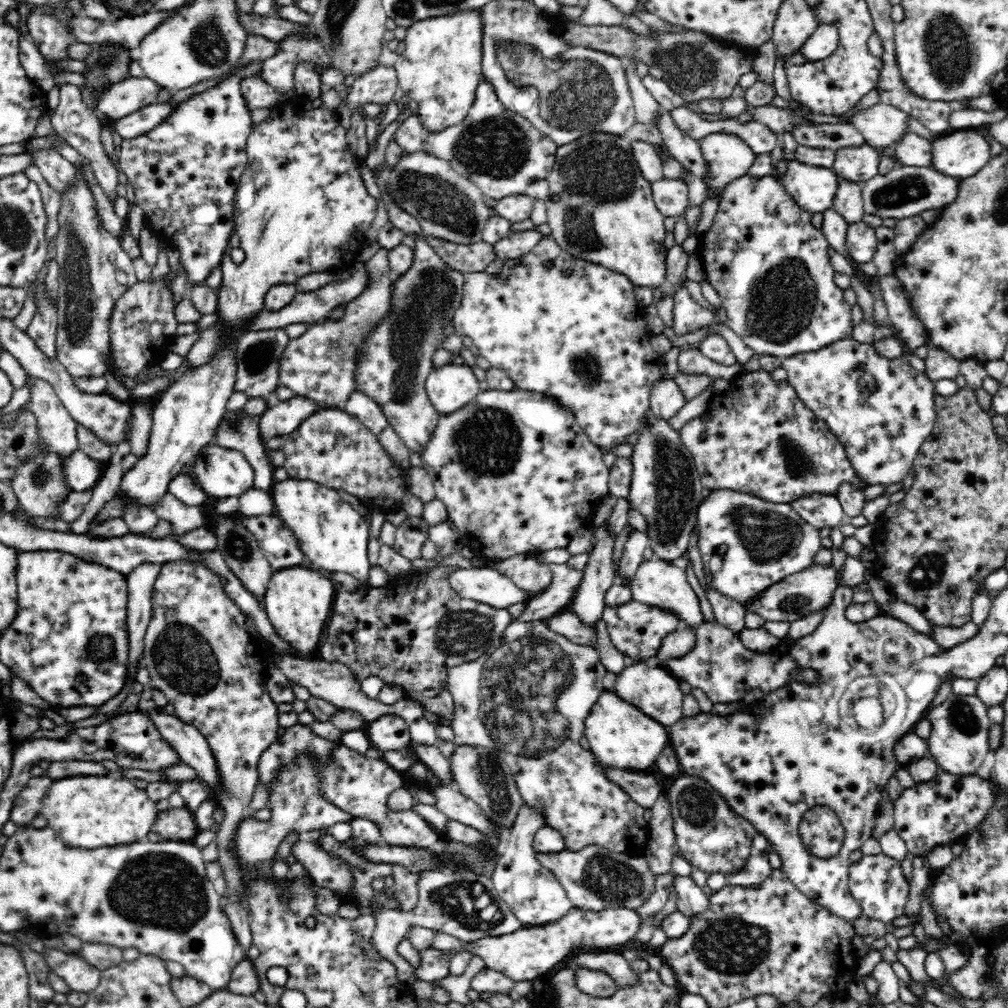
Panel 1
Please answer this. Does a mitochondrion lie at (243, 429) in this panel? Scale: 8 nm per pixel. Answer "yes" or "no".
yes

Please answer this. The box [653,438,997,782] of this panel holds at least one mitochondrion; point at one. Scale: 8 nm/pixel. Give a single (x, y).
(768, 536)

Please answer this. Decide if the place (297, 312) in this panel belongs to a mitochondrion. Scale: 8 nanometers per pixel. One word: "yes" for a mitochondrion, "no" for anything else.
no

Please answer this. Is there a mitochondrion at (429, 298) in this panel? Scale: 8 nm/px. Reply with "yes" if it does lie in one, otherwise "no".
yes

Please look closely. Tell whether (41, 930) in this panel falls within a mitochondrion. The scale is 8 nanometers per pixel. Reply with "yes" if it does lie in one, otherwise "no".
no

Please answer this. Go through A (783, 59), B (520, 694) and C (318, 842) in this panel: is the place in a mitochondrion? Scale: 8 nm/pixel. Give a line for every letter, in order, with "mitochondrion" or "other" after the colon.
A: other
B: mitochondrion
C: other

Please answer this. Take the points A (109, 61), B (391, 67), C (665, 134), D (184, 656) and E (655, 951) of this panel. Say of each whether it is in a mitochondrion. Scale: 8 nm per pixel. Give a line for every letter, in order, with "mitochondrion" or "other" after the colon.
A: mitochondrion
B: other
C: other
D: mitochondrion
E: other

